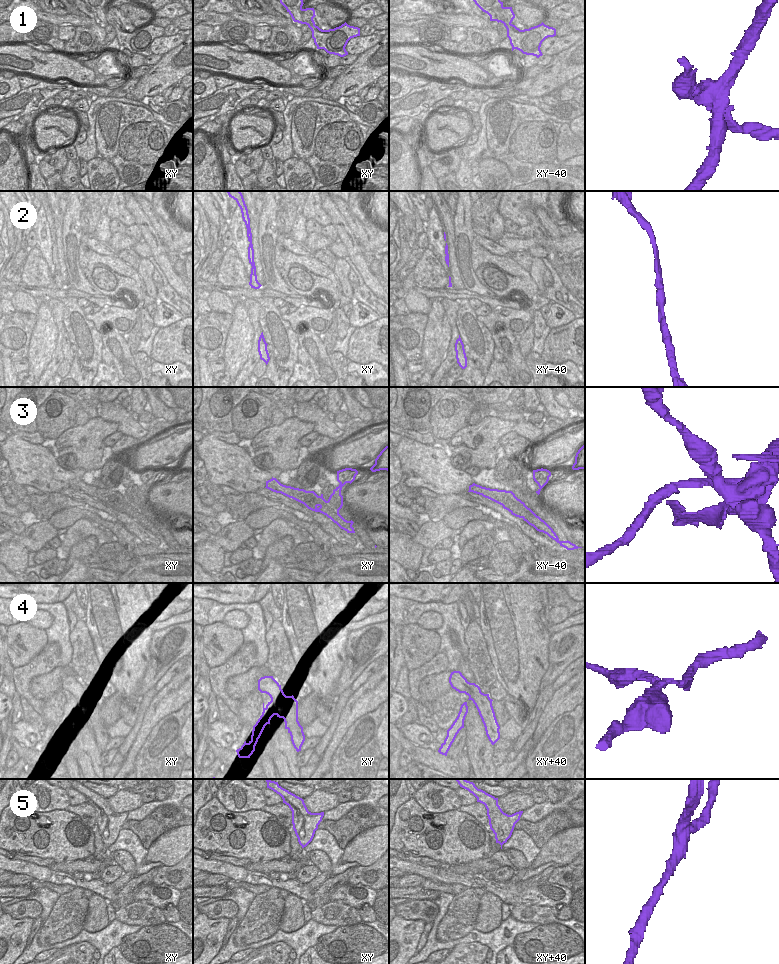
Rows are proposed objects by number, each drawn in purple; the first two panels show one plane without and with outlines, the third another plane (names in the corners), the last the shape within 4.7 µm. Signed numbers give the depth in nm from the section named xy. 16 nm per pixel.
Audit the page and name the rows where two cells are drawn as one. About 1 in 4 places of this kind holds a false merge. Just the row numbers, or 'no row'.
1, 3, 4

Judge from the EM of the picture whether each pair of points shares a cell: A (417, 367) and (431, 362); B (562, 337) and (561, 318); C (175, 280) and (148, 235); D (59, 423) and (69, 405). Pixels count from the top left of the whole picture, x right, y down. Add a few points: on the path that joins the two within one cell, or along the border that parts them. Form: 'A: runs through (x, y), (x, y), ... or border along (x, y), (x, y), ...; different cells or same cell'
A: border along (421, 358), (425, 363), (423, 370); different cells
B: border along (574, 318), (565, 324), (551, 329); different cells
C: runs through (167, 269), (157, 246); same cell
D: runs through (59, 419), (65, 409); same cell

